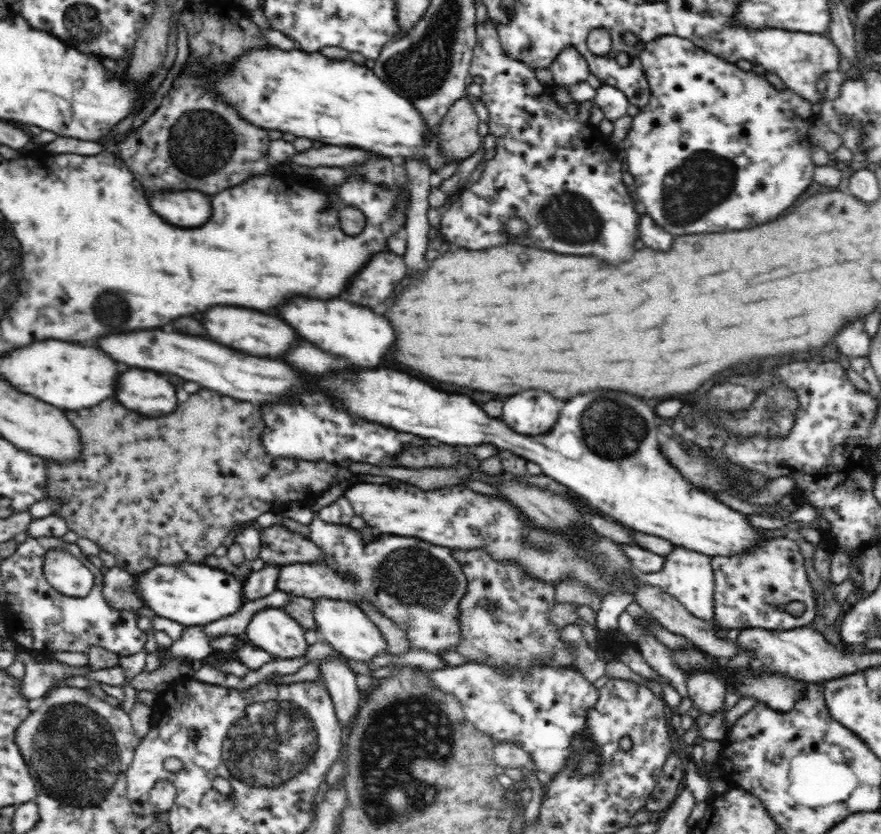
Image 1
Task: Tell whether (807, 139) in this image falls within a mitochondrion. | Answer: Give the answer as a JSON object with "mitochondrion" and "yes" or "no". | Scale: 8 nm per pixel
{"mitochondrion":"no"}

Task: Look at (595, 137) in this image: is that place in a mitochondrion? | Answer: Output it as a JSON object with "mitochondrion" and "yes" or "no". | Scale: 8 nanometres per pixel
{"mitochondrion":"no"}

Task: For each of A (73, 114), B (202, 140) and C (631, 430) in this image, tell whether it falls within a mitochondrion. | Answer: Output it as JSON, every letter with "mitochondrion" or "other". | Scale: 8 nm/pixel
{"A":"other","B":"mitochondrion","C":"mitochondrion"}

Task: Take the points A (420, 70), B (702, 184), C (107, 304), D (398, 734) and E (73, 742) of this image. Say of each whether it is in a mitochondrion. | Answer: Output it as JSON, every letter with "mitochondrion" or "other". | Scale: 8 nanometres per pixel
{"A":"mitochondrion","B":"mitochondrion","C":"mitochondrion","D":"mitochondrion","E":"mitochondrion"}

